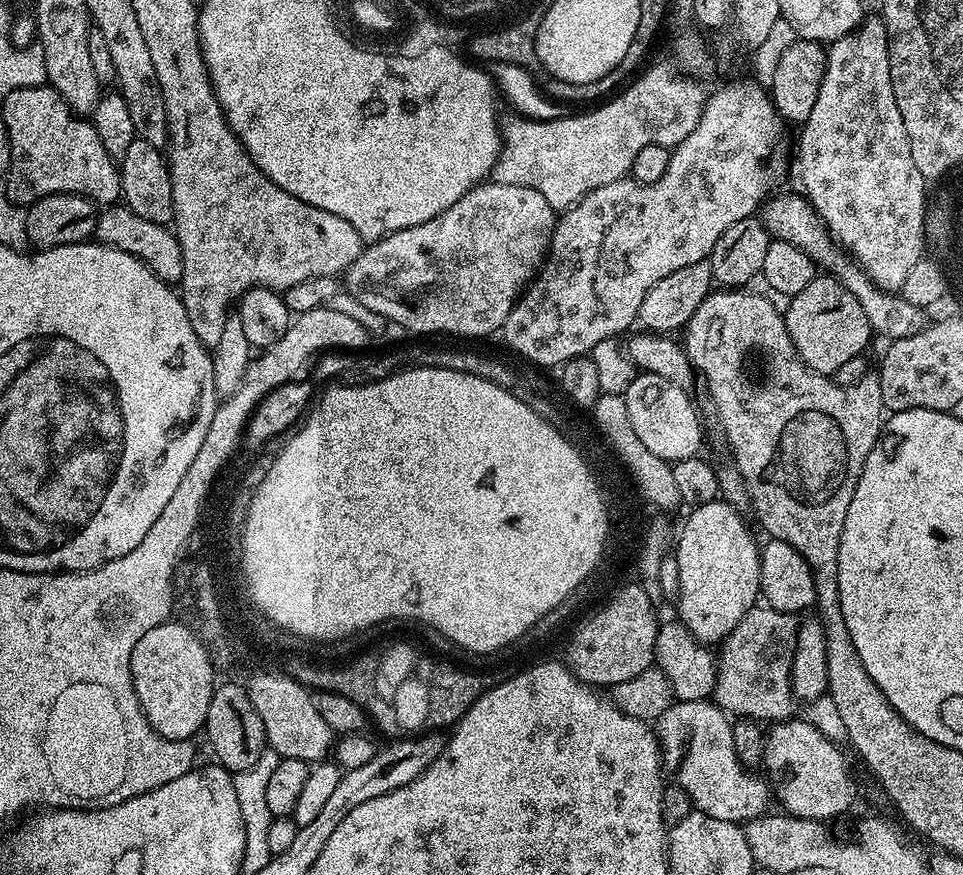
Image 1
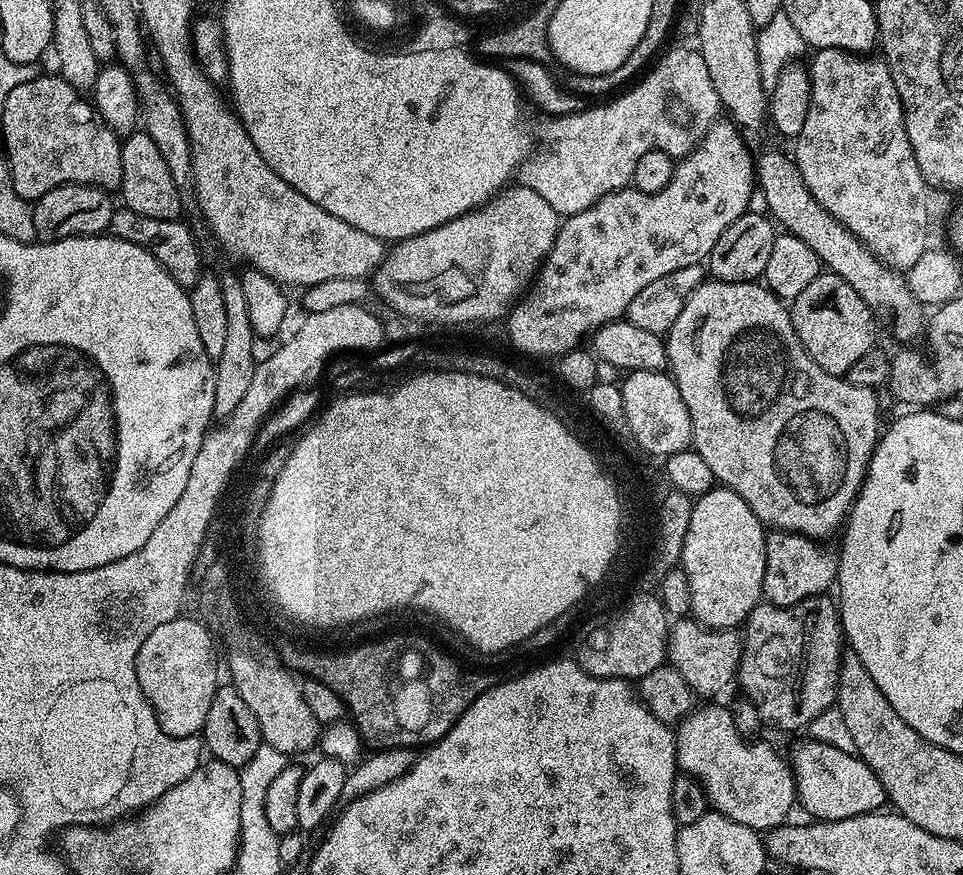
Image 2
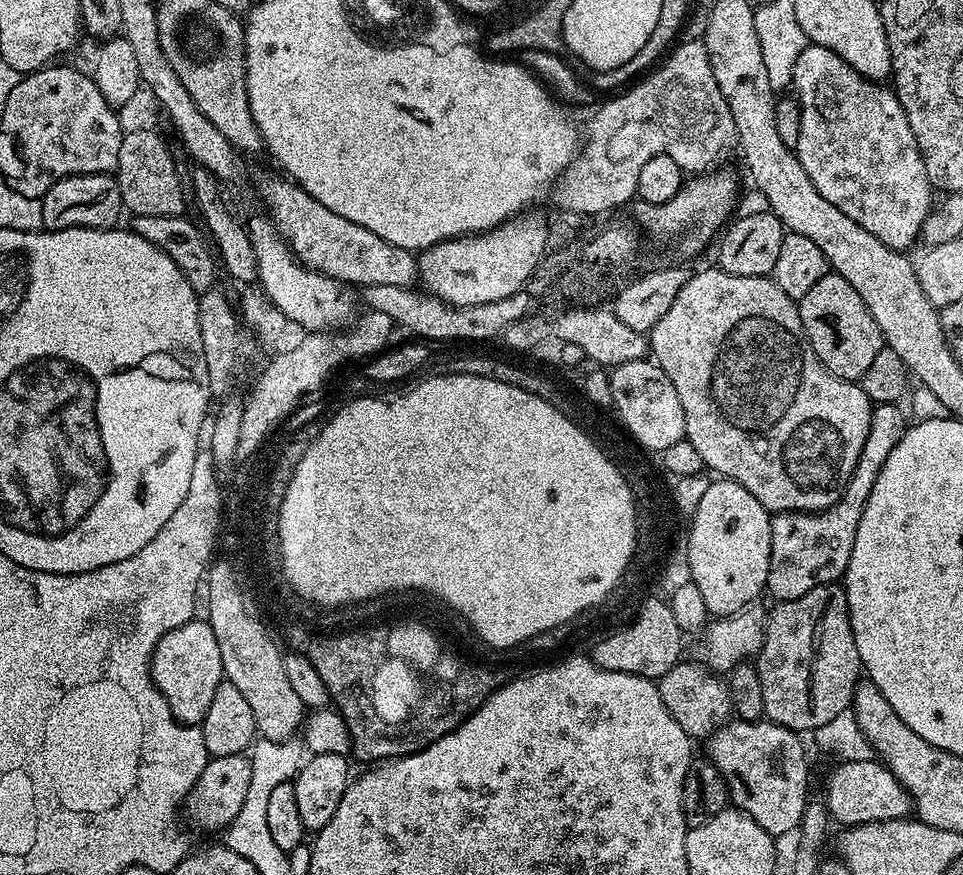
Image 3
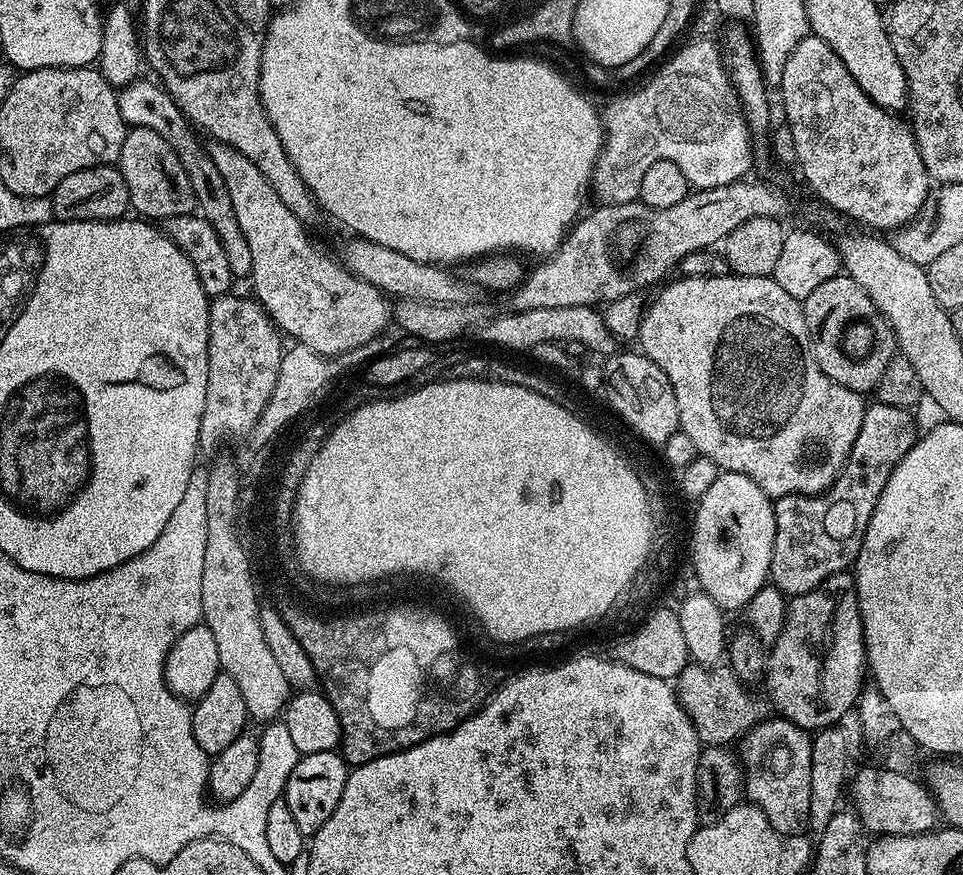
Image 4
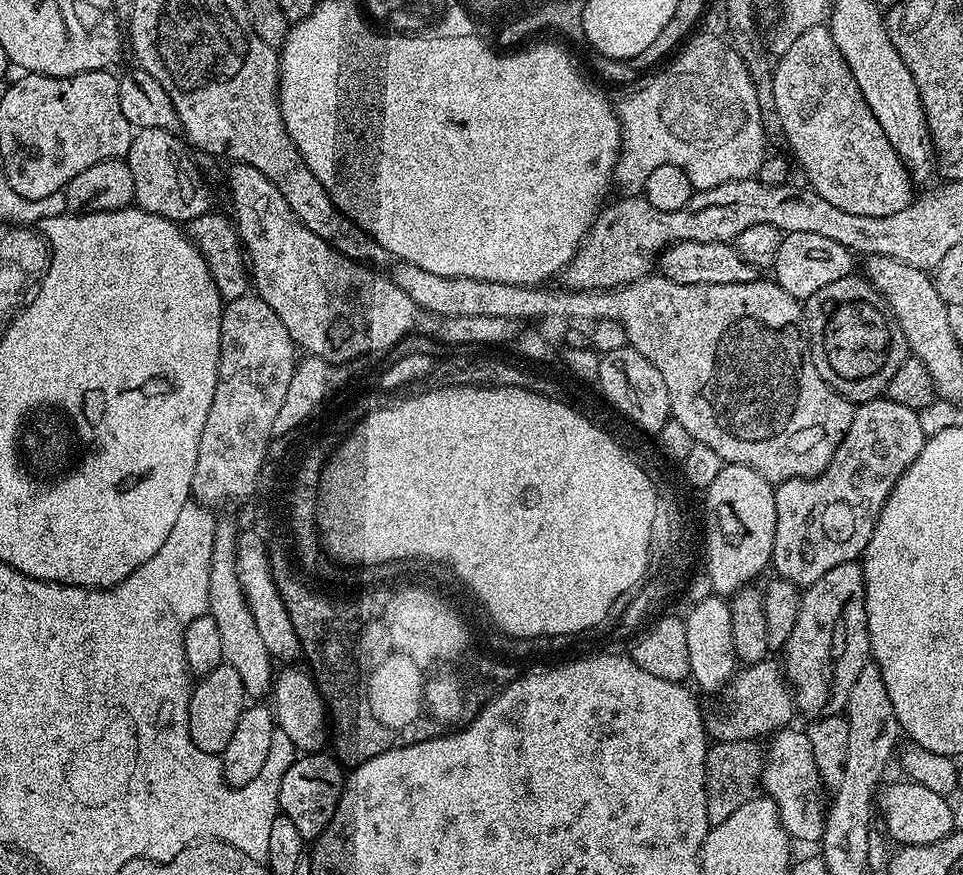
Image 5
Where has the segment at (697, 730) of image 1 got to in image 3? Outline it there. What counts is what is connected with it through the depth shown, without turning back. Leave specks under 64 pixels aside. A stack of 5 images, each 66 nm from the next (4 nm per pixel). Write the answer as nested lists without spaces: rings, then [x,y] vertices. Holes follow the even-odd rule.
[[[767,718],[758,720],[729,719],[727,724],[716,729],[706,740],[706,744],[708,744],[706,758],[724,779],[731,807],[754,818],[754,822],[758,822],[758,826],[762,826],[762,830],[766,830],[774,838],[781,838],[780,836],[786,835],[787,832],[795,833],[799,829],[804,807],[808,805],[810,799],[808,756],[804,753],[804,744],[800,740],[803,739],[797,733],[778,726]]]

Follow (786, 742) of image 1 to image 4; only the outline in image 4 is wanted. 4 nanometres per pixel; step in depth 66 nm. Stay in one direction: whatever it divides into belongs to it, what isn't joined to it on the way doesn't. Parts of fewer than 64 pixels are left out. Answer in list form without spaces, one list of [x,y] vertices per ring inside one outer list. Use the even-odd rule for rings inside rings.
[[[883,766],[864,768],[857,776],[855,773],[851,777],[851,807],[869,833],[872,831],[872,834],[881,836],[913,836],[933,831],[937,827],[936,799],[927,787],[921,781],[919,784],[914,777],[915,775],[907,772],[895,772]]]

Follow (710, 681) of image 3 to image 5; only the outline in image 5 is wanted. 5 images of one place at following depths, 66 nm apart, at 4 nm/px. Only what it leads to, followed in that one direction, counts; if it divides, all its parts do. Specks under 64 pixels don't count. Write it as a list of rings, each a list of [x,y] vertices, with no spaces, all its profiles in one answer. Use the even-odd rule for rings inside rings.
[[[769,658],[739,669],[738,675],[722,693],[724,712],[708,712],[706,727],[713,741],[734,742],[735,740],[755,740],[771,737],[793,723],[792,715],[798,712],[798,700],[793,685],[782,667],[781,661]]]

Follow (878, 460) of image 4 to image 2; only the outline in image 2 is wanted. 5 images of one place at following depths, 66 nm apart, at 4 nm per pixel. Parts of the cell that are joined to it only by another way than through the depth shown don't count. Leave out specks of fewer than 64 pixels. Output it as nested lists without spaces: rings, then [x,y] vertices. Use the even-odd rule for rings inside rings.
[[[795,534],[766,535],[766,574],[763,599],[779,608],[794,606],[798,600],[824,594],[836,583],[838,556],[828,552],[827,543],[814,542],[810,536]]]

